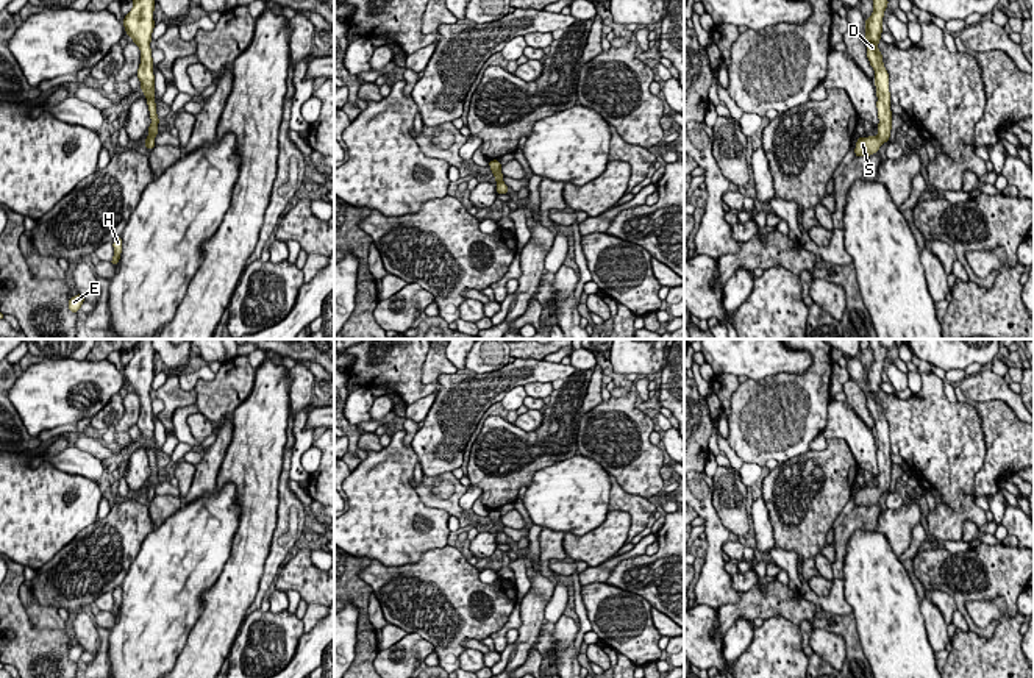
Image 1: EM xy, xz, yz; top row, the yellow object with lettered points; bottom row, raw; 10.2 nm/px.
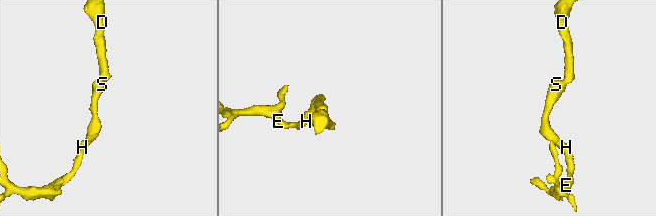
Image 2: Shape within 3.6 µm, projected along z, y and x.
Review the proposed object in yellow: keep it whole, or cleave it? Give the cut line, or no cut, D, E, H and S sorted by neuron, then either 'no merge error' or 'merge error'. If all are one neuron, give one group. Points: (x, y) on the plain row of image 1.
no cut | D E H S | no merge error

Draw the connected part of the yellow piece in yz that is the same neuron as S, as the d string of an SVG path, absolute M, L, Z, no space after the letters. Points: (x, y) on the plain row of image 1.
M868 339L873 350L873 364L865 369L865 391L867 408L875 420L876 436L876 458L878 458L878 486L862 487L859 486L854 498L854 506L870 506L879 500L884 492L889 492L892 480L892 461L890 461L890 442L889 442L889 423L882 412L882 405L878 398L882 383L882 367L889 355L889 350L879 344L879 339Z

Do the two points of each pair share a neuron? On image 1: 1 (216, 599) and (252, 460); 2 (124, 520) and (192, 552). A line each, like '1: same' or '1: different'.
1: same
2: different

